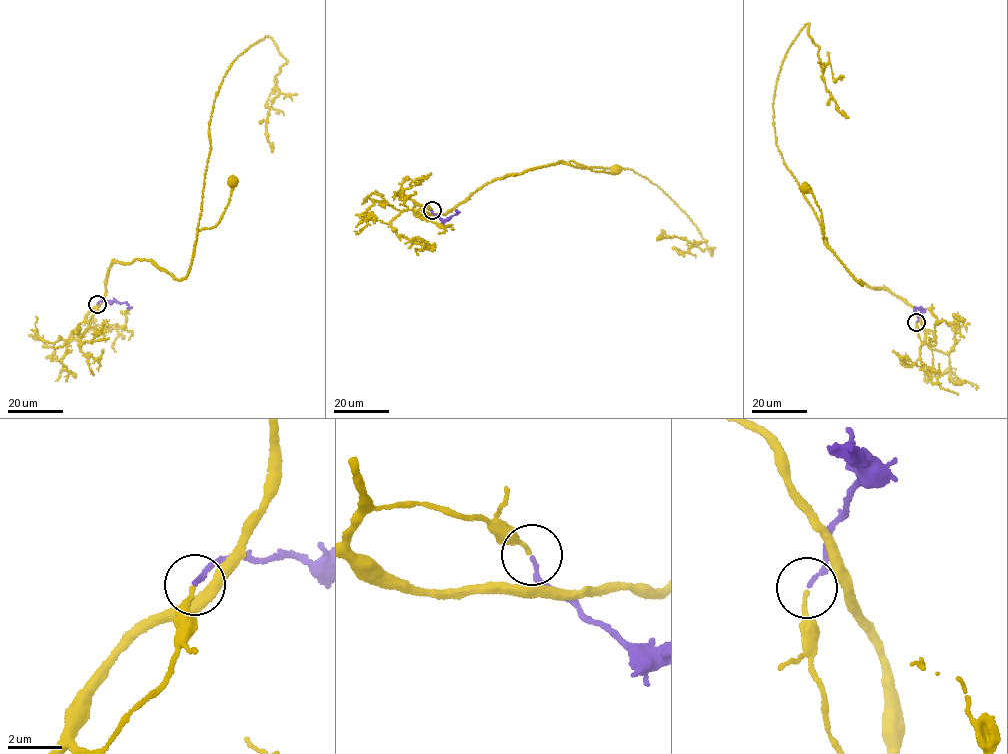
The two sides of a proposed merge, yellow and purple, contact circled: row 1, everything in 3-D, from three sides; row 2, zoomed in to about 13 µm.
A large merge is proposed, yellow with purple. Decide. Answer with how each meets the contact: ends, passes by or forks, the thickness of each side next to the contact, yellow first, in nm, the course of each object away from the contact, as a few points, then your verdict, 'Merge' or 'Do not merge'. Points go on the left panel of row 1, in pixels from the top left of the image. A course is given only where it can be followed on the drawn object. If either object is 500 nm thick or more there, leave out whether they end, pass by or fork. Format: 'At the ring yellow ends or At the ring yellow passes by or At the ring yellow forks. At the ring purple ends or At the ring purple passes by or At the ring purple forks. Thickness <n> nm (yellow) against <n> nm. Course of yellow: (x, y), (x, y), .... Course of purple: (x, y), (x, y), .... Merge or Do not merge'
At the ring yellow passes by. At the ring purple ends. Thickness 100 nm (yellow) against 150 nm. Course of yellow: (98, 304), (85, 320), (114, 262), (148, 259), (185, 277), (197, 234), (218, 222), (232, 181). Course of purple: (98, 304), (117, 301), (126, 303), (127, 307). Merge

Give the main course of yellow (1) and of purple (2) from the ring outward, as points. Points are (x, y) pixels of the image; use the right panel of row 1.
1: (916, 322), (922, 342), (914, 308), (847, 270), (822, 238), (820, 209), (806, 187)
2: (916, 322), (922, 310), (915, 307), (914, 312)

